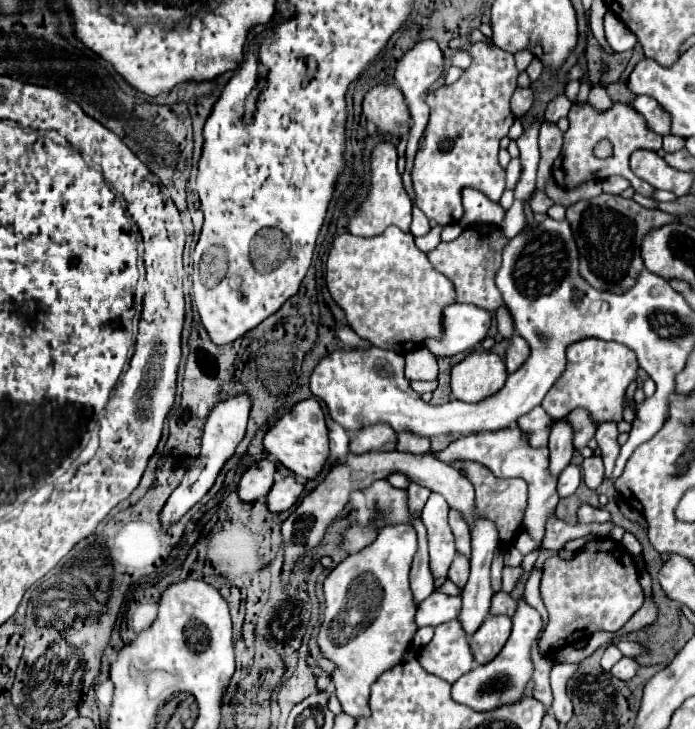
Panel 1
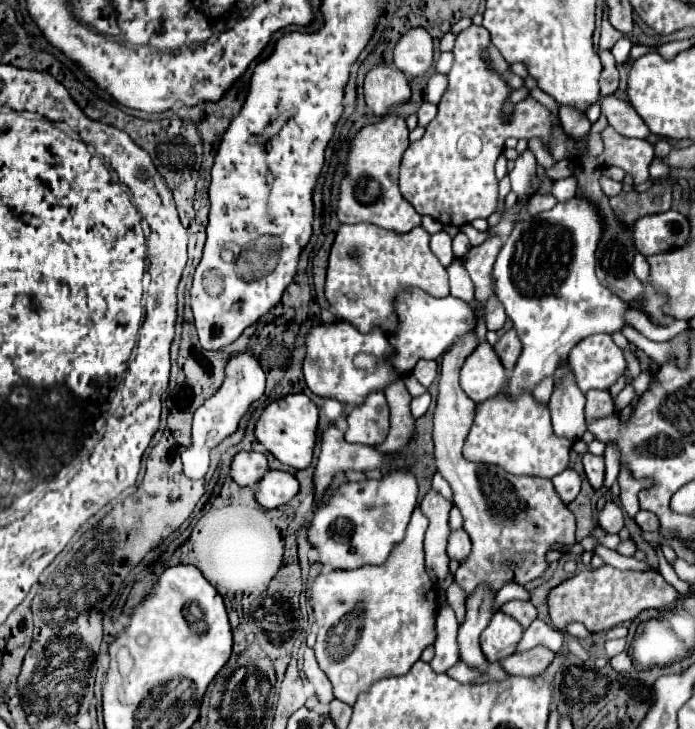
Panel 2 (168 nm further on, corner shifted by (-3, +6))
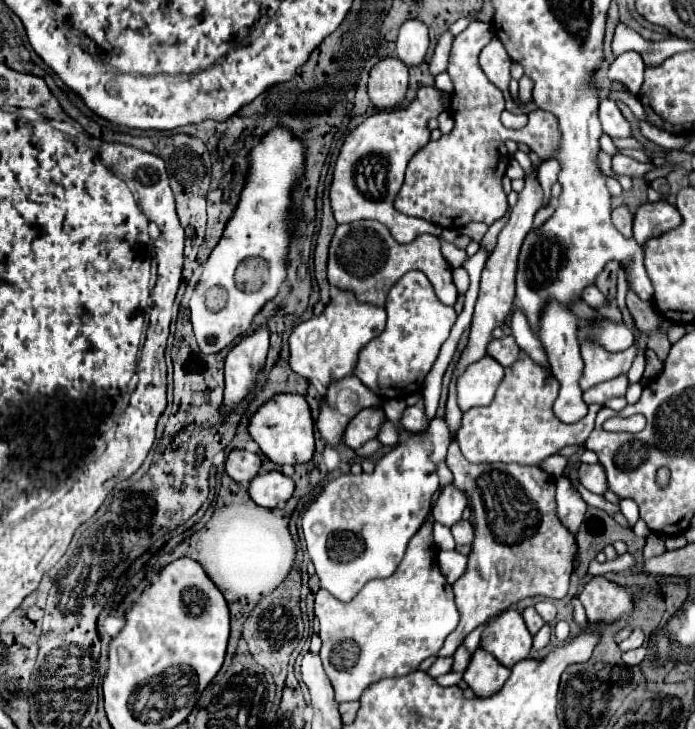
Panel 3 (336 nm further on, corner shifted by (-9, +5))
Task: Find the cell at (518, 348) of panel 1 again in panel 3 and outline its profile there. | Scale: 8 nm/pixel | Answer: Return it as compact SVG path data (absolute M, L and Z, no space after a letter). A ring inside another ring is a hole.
M503 337L503 339L493 339L489 343L489 355L497 359L503 367L509 367L517 361L519 357L519 345L515 343L513 337Z

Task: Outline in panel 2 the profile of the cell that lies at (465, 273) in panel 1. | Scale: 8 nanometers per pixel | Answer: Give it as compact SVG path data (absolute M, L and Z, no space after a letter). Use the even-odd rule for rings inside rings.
M459 258L453 260L453 264L447 268L447 272L449 272L451 296L455 296L459 300L465 300L465 302L471 302L471 298L473 298L473 284L471 284L471 278L469 278L467 270L461 266Z

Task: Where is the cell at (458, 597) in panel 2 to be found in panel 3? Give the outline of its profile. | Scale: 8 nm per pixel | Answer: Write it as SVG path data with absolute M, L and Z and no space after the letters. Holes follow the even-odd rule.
M459 645L457 647L457 651L455 651L455 665L453 665L453 671L459 671L459 673L463 673L463 669L465 669L465 665L469 663L469 651L467 651L467 647L465 645Z

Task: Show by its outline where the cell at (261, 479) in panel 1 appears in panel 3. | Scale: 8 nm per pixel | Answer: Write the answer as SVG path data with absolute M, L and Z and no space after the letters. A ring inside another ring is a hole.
M233 449L227 457L225 463L225 471L231 479L235 479L241 485L247 485L253 477L257 477L257 473L261 471L261 457L257 453L249 453L249 451L241 451L241 449Z

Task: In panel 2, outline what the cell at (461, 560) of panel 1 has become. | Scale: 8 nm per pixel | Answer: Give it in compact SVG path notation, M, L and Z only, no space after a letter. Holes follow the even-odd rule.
M463 528L453 530L447 538L447 554L451 560L465 560L471 552L471 540L467 536L467 532L463 532Z

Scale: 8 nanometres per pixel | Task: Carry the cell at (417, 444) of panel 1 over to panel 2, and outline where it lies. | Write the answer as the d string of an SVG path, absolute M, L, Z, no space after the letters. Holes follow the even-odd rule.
M395 380L395 384L387 386L385 396L391 408L391 430L385 442L377 448L379 452L397 452L409 442L415 430L415 420L411 416L411 394L407 392L403 380Z

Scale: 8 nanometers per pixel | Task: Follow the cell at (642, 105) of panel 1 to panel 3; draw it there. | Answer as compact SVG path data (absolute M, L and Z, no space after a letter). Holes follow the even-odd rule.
M605 99L601 101L601 109L599 109L599 117L601 117L601 125L603 125L603 131L617 139L617 137L631 137L631 125L629 121L621 115L619 107L615 101L611 99Z

